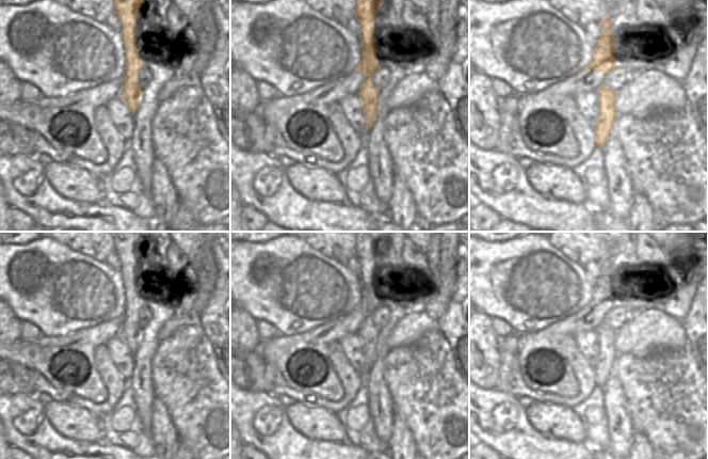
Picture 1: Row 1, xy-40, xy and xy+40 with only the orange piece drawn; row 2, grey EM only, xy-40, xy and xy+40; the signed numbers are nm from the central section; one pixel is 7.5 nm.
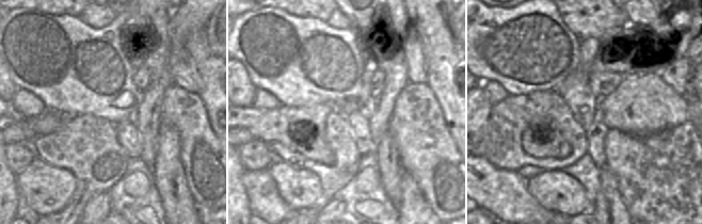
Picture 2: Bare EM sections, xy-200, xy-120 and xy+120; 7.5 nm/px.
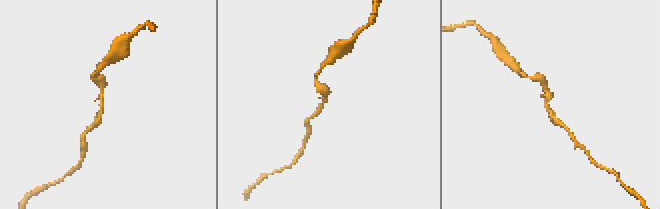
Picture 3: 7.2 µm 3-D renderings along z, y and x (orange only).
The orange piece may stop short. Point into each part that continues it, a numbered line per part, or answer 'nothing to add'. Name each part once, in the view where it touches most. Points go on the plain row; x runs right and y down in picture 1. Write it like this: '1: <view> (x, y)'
nothing to add.

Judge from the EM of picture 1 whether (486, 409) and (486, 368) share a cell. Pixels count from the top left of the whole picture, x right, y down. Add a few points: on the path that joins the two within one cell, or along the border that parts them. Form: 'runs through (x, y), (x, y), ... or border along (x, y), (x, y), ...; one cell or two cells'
border along (480, 388), (495, 390); two cells

